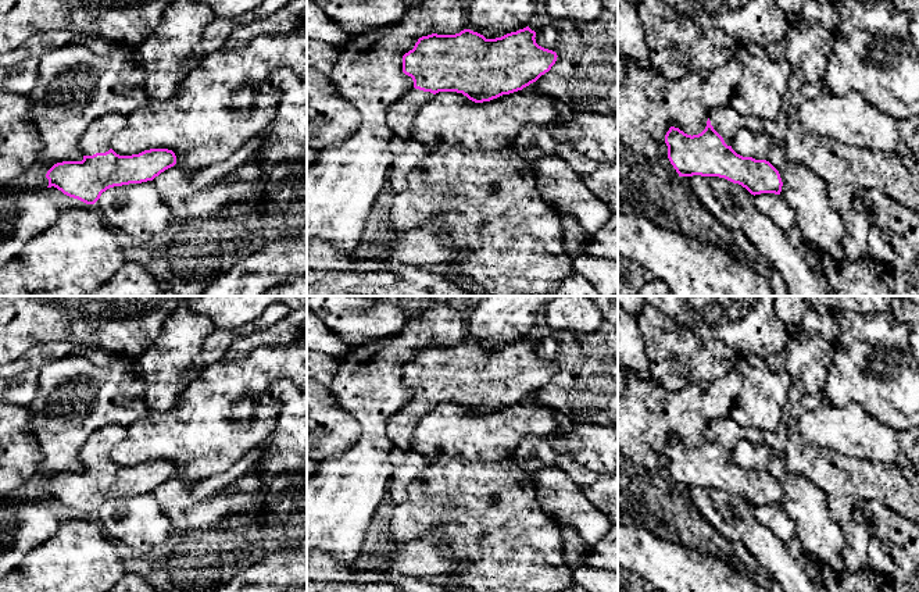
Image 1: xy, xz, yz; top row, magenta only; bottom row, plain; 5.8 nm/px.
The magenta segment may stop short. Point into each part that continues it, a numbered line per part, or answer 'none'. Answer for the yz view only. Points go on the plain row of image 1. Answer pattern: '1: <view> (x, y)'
1: yz (726, 432)

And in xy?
1: xy (97, 449)

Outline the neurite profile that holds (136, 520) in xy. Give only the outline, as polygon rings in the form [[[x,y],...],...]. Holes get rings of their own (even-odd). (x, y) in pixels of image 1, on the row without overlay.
[[[153,492],[110,499],[94,517],[108,536],[136,553],[146,553],[165,542],[174,529]]]

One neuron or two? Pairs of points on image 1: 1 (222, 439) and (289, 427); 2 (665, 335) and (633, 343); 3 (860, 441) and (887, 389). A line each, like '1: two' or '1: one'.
1: two
2: two
3: two

